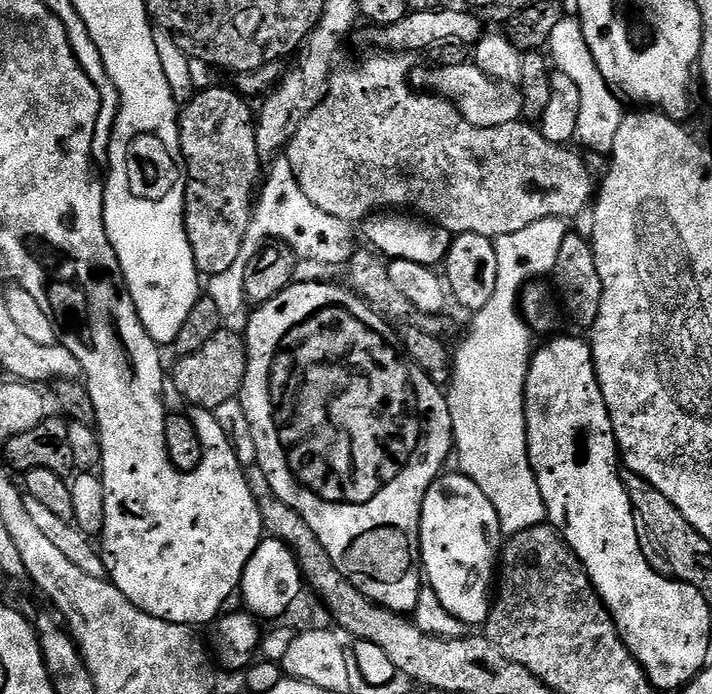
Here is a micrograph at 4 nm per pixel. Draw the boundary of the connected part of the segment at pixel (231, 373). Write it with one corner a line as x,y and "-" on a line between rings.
222,330
214,334
214,338
210,338
202,350
179,357
175,362
176,369
170,372
171,387
173,384
177,394
185,396
196,410
214,410
222,406
222,402
230,402
239,397
246,378
248,349
244,347
244,338
239,331

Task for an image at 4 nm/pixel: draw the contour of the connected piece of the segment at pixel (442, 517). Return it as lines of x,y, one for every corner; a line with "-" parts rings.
464,473
449,474
441,475
433,482
423,500
420,519
421,567
429,587
438,594
442,606
460,621
469,624
469,627
476,628
476,625
485,625
488,620
492,592
490,586
492,584
493,587
494,584
504,535
490,498
486,497
486,494
483,494
473,480

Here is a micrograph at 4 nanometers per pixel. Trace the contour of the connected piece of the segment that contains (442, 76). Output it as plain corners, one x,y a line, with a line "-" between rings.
469,62
462,66
436,66
430,69
424,68
413,71
410,76
411,83
420,90
431,90
437,96
443,96
445,100
452,101
457,110
464,115
466,122
470,122
474,126
482,126
489,128
490,126
506,126
507,124
517,123
524,114
524,101
515,87
509,86
499,80
490,78
479,68
475,62

